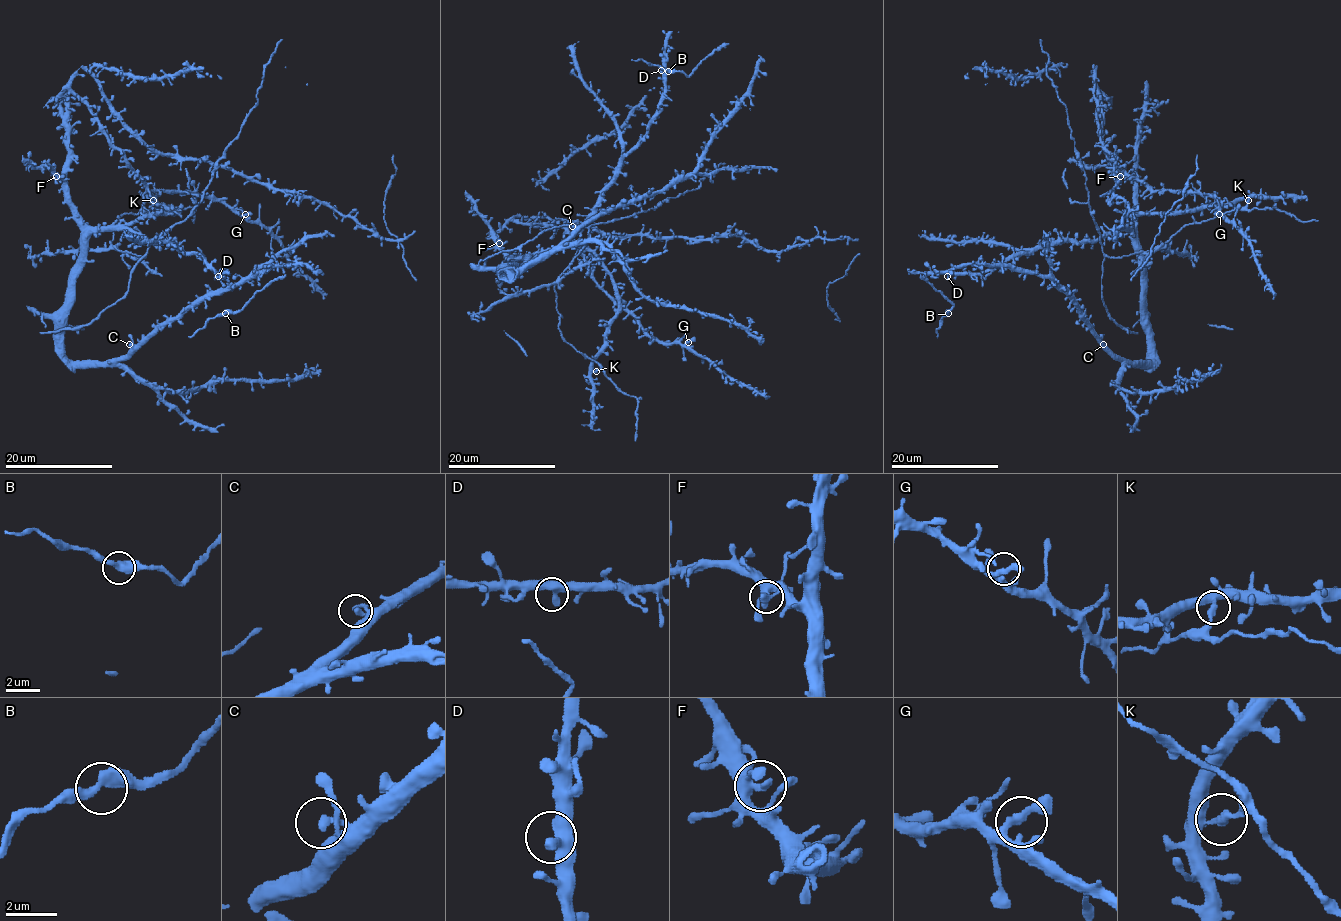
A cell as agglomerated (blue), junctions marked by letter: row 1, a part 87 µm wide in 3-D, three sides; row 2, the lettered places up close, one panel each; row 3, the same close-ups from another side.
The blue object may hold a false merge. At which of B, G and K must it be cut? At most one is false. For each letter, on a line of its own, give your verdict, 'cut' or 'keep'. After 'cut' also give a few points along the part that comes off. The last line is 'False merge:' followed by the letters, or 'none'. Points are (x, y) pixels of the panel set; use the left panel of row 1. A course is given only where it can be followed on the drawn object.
B: keep
G: keep
K: cut
False merge: K

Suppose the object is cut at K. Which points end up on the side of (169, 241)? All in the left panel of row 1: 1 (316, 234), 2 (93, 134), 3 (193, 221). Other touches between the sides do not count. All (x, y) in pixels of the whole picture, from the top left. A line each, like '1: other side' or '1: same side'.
1: same side
2: other side
3: other side

